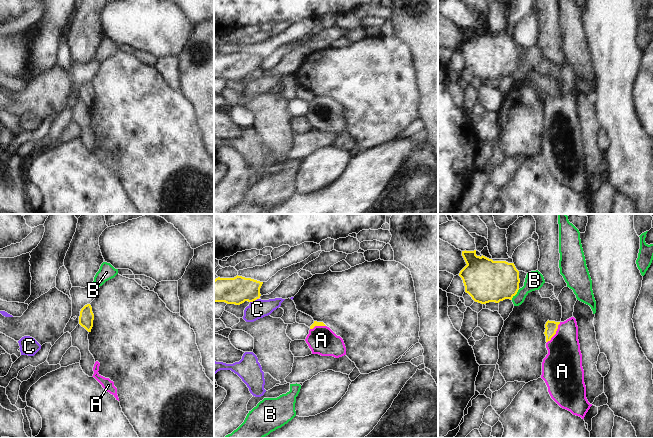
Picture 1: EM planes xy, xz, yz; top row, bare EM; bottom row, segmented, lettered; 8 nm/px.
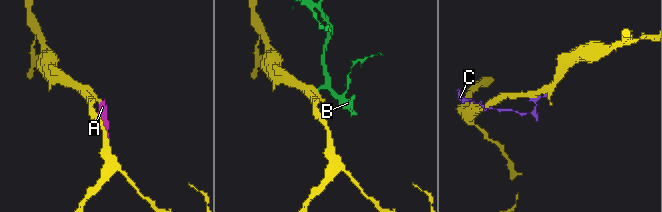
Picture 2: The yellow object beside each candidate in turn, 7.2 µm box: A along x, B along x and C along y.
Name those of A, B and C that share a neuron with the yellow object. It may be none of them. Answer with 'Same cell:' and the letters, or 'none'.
Same cell: A

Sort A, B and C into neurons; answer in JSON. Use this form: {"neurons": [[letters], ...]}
{"neurons": [["A"], ["B", "C"]]}

